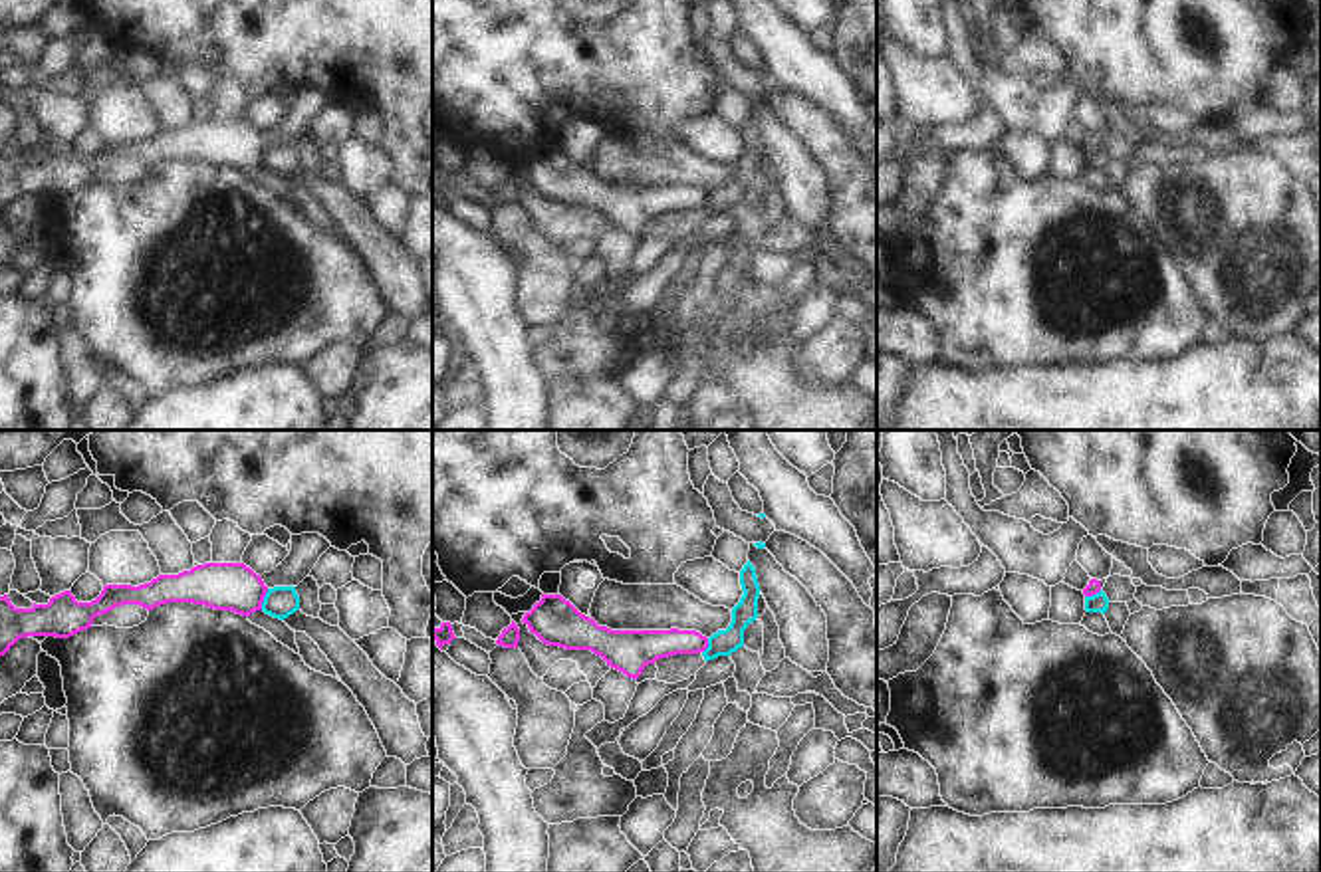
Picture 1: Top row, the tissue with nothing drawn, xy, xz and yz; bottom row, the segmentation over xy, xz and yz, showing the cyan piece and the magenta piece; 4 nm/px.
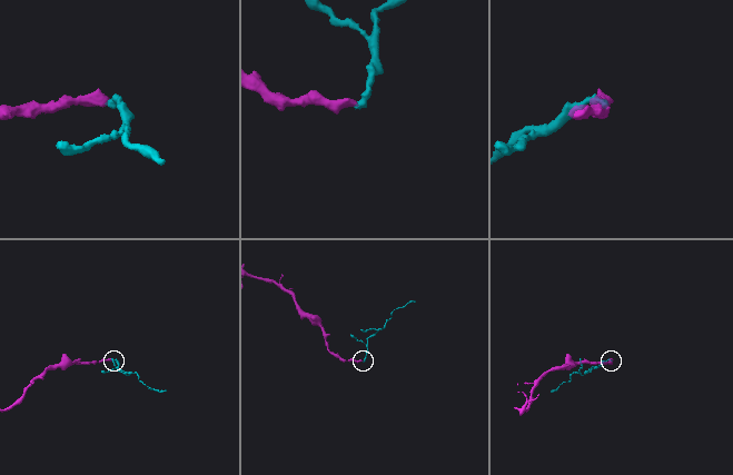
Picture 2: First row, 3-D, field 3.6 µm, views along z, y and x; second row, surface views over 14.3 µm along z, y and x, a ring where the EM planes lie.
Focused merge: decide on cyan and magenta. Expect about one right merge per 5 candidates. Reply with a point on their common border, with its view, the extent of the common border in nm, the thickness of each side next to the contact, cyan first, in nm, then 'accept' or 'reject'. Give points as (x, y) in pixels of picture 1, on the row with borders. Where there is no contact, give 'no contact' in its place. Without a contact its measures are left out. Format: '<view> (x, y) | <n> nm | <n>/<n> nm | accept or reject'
xy (264, 599) | 90 nm | 130/190 nm | reject

